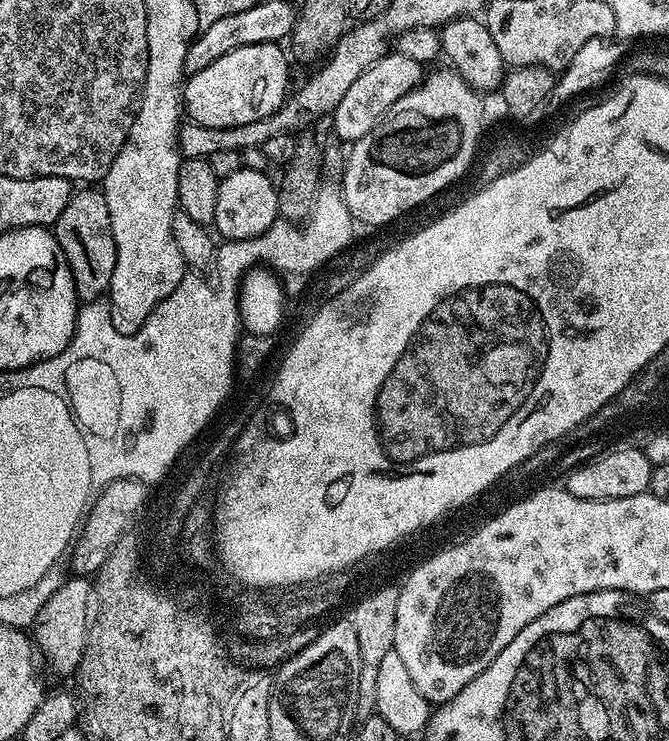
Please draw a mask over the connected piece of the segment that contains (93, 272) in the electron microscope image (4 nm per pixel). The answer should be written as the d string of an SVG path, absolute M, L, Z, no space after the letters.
M84 186L73 191L70 202L66 202L66 210L58 214L54 231L58 246L62 246L62 254L66 254L66 262L70 266L70 274L74 278L77 297L81 301L101 299L110 286L110 278L114 274L116 247L114 234L110 230L110 209L106 207L103 191L92 186Z

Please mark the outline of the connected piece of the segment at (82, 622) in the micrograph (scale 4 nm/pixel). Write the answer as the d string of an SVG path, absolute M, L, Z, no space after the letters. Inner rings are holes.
M73 575L65 579L60 588L50 595L49 600L41 608L34 623L34 643L39 655L45 661L54 658L50 665L51 671L56 671L60 676L71 677L80 667L80 659L84 653L84 647L88 641L88 629L90 627L90 608L88 612L88 600L93 599L94 584L87 576Z

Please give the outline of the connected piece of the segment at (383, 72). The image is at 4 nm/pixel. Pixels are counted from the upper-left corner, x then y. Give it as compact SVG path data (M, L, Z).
M392 50L383 56L370 70L363 72L358 78L354 78L354 86L346 90L342 102L331 112L330 121L336 131L335 139L340 142L355 142L361 140L372 127L380 120L381 116L398 98L402 98L408 92L413 92L416 85L422 79L422 66L414 62L414 58L406 58L402 53Z

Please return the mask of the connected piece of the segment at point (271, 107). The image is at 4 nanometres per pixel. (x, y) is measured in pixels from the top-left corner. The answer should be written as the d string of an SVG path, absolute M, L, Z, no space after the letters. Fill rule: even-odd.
M280 44L238 46L230 54L222 54L218 62L210 62L206 70L198 70L187 77L182 88L182 108L194 124L211 128L246 126L257 118L274 114L289 95L289 57Z

